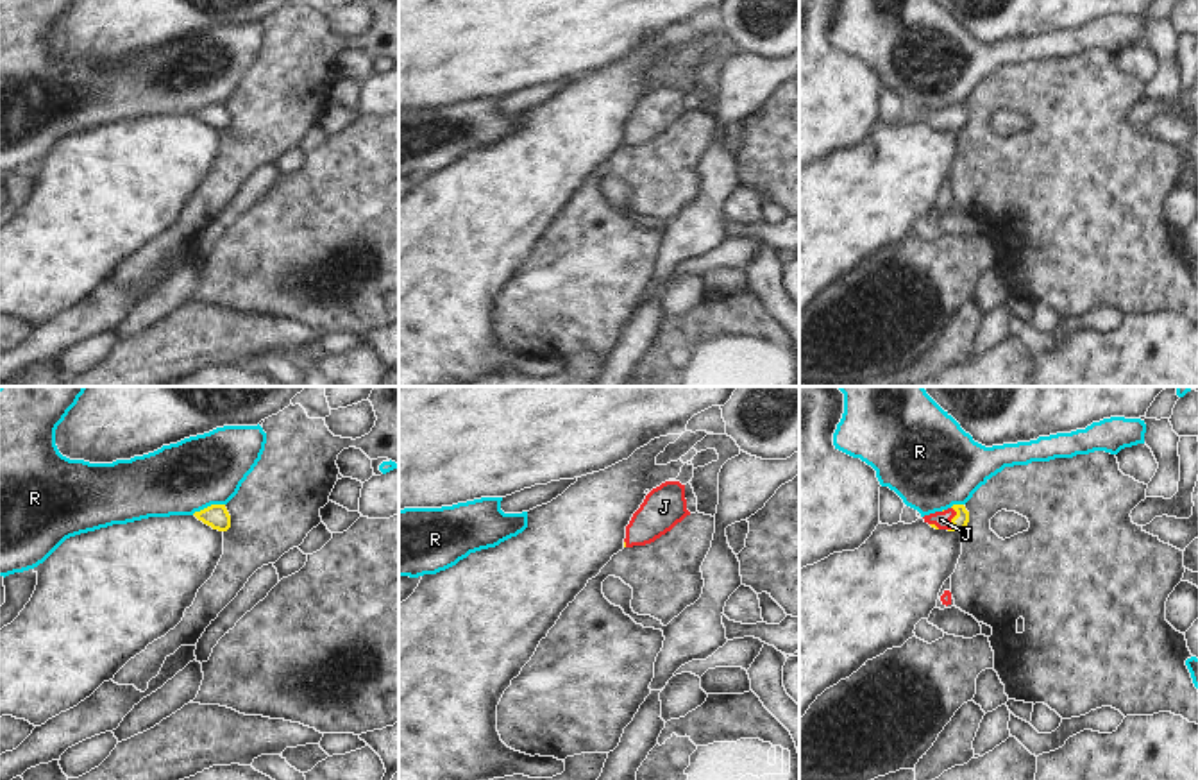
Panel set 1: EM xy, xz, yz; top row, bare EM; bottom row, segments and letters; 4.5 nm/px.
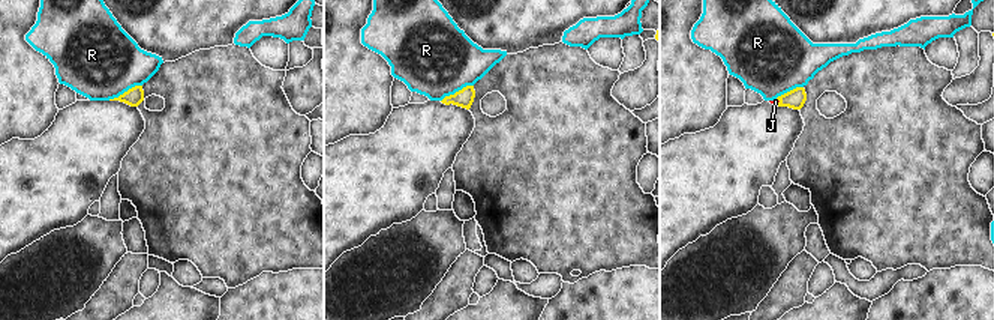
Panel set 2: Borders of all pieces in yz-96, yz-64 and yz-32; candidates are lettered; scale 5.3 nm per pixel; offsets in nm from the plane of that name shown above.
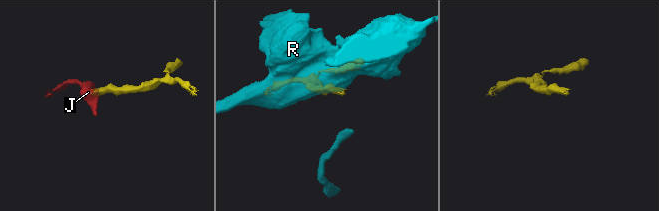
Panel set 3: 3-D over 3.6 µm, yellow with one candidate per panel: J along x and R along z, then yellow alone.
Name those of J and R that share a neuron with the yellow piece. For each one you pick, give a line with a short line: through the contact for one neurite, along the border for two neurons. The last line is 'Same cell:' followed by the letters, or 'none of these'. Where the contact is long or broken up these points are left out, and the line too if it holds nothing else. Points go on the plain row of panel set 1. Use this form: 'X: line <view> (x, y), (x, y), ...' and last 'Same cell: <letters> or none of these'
J: line yz (961, 118), (952, 118), (941, 118)
Same cell: J

